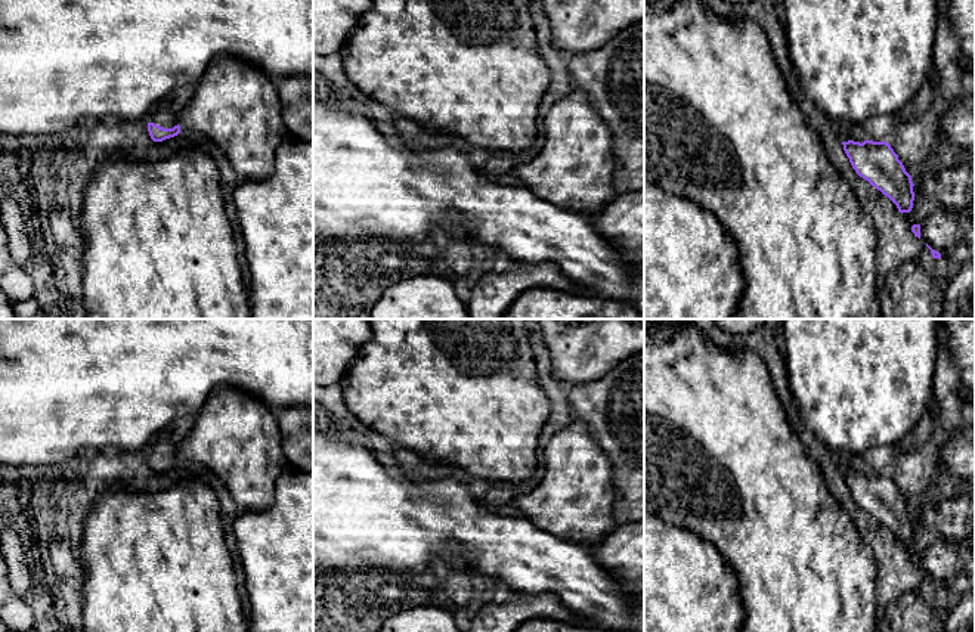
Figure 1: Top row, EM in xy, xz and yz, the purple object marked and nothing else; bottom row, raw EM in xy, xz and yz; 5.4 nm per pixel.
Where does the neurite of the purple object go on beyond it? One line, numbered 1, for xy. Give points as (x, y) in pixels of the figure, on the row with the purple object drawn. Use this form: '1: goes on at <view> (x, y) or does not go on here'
1: goes on at xy (167, 114)

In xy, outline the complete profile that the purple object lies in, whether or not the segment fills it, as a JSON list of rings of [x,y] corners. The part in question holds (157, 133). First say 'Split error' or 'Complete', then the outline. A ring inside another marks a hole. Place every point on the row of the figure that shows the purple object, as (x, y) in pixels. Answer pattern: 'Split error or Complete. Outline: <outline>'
Split error. Outline: [[[191,86],[176,89],[151,112],[148,131],[154,142],[162,142],[180,133],[179,123],[192,99],[192,95],[194,87]]]

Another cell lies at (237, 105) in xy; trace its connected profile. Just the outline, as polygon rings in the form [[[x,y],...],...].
[[[222,56],[210,63],[195,86],[179,126],[186,133],[196,131],[213,140],[239,180],[269,179],[275,171],[276,149],[290,137],[275,78],[233,56]]]

